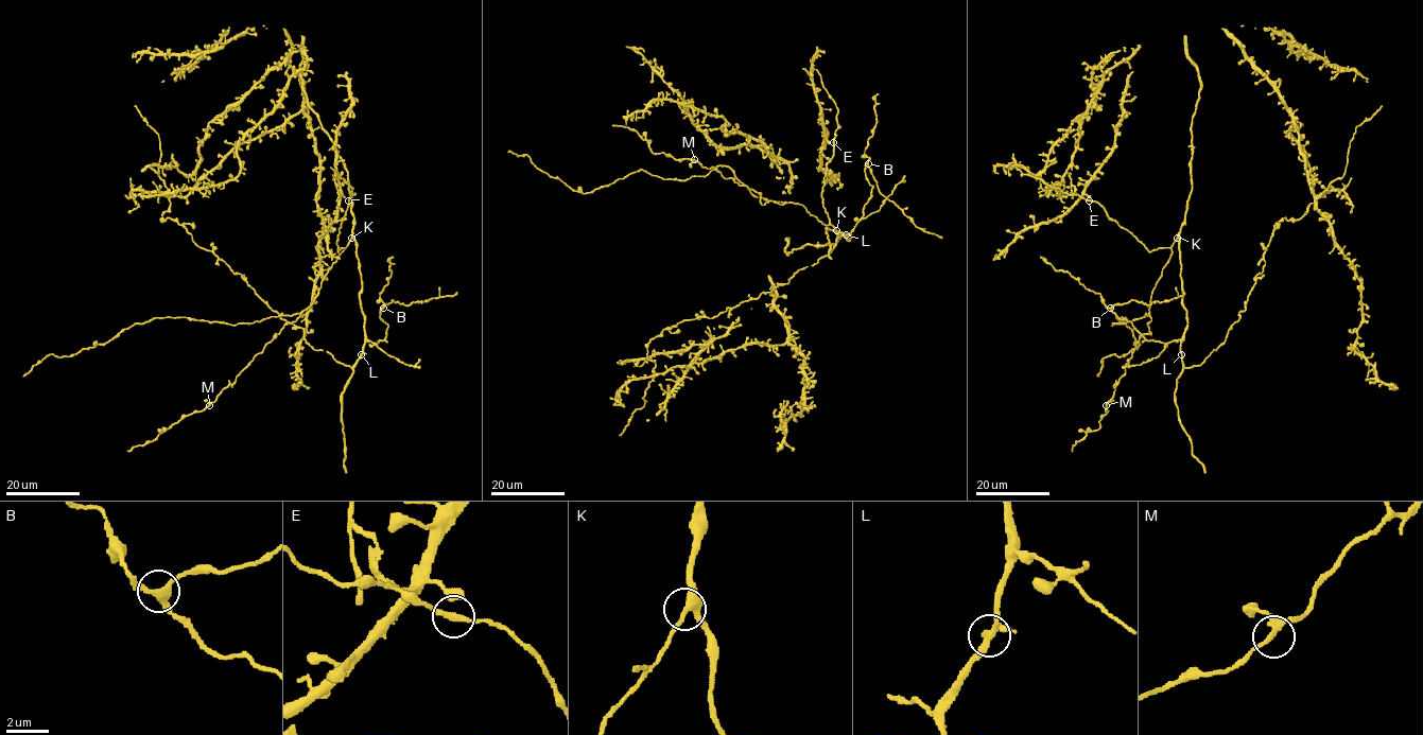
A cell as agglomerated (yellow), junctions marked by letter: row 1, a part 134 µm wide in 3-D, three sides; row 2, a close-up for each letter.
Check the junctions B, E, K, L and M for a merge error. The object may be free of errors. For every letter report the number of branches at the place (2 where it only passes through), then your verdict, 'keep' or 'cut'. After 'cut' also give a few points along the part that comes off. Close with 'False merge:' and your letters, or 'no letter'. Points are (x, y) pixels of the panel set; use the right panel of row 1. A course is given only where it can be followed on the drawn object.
B: 3 branches meet; keep
E: 3 branches meet; keep
K: 3 branches meet; keep
L: 3 branches meet; keep
M: 3 branches meet; keep
False merge: no letter

